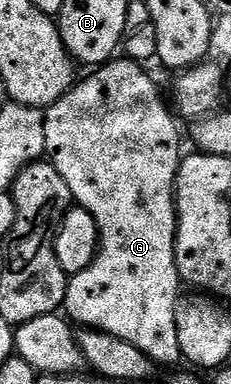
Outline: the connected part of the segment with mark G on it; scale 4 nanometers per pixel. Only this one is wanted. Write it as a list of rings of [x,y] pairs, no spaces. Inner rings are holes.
[[[114,60],[111,62],[106,62],[104,66],[98,66],[92,71],[93,74],[90,78],[85,78],[76,83],[72,90],[69,90],[62,96],[62,98],[57,101],[53,106],[48,107],[44,111],[45,116],[45,154],[51,159],[53,167],[59,172],[59,176],[63,176],[63,180],[67,180],[67,188],[71,188],[73,193],[73,201],[76,205],[82,206],[87,212],[91,212],[91,216],[95,220],[95,224],[99,228],[99,234],[101,236],[101,245],[95,256],[95,260],[91,265],[88,266],[83,272],[72,275],[69,279],[69,287],[67,288],[67,296],[65,297],[64,309],[68,310],[97,310],[97,322],[95,322],[96,329],[104,330],[106,334],[111,336],[119,336],[123,340],[127,340],[131,344],[135,344],[135,348],[139,348],[143,352],[147,352],[149,357],[153,359],[154,363],[160,364],[161,362],[165,366],[173,366],[176,362],[180,363],[182,361],[181,356],[181,345],[179,344],[179,336],[177,335],[177,303],[179,301],[179,295],[183,290],[183,283],[181,281],[181,273],[177,270],[177,173],[181,167],[181,159],[183,157],[183,151],[181,151],[181,130],[177,127],[178,119],[175,117],[174,111],[171,109],[169,111],[169,106],[167,103],[161,99],[161,90],[159,87],[153,83],[153,78],[148,74],[146,67],[139,62],[130,62],[128,60]]]

